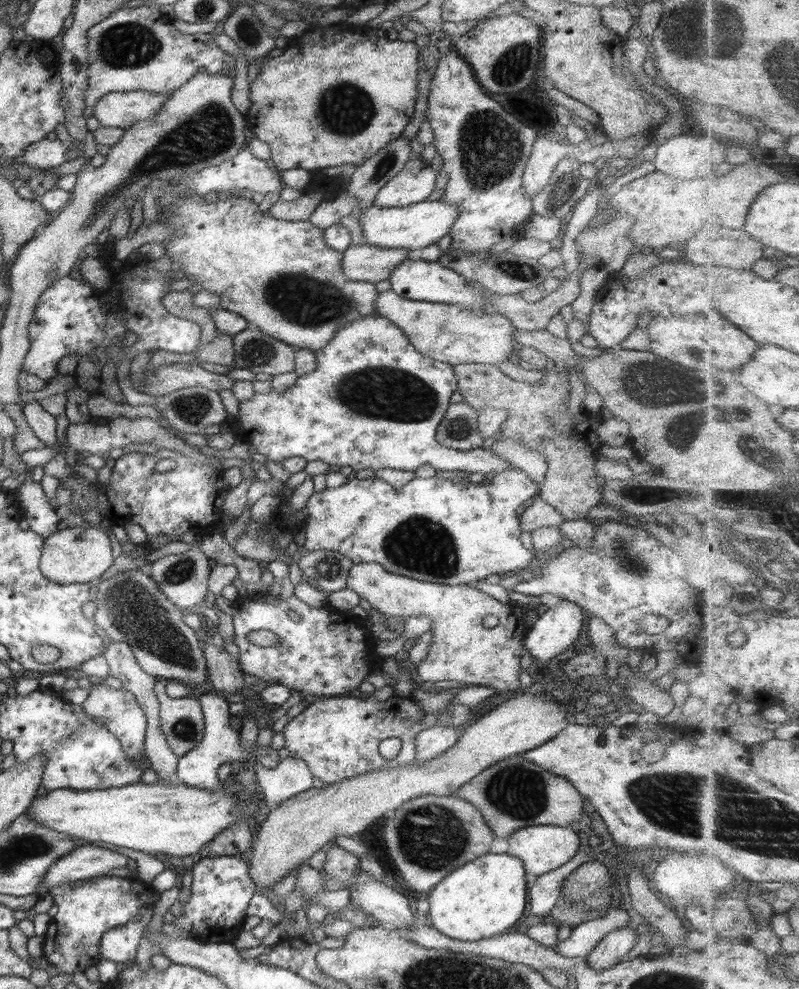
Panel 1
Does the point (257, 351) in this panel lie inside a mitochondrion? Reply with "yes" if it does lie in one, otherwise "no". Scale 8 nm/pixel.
yes

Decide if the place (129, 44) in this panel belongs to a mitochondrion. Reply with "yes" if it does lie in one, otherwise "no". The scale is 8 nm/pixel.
yes

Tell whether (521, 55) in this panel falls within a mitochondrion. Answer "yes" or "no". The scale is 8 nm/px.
yes

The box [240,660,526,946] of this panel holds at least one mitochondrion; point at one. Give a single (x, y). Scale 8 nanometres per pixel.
(435, 831)

